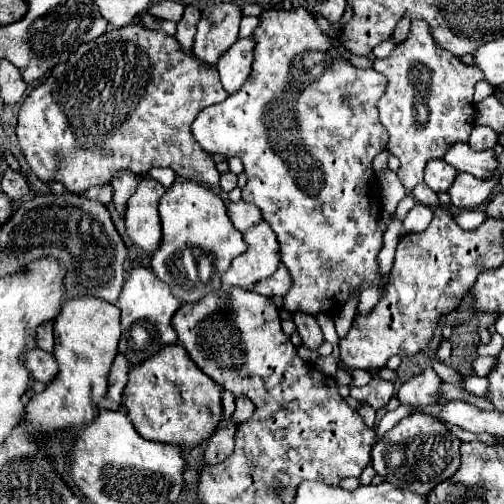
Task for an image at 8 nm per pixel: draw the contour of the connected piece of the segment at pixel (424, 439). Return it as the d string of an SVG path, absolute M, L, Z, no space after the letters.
M411 414L395 424L385 440L375 444L371 452L371 462L377 474L397 488L411 490L427 496L437 484L451 478L459 468L459 446L461 440L447 430L443 422L427 414Z

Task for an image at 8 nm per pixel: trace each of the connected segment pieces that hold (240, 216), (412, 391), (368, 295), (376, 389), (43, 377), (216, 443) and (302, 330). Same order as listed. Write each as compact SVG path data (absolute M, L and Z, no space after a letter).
M245 200L229 202L227 204L227 214L229 214L233 226L237 230L241 230L241 232L251 228L253 224L257 224L261 220L261 210L257 206L253 206L253 204L245 202Z
M427 368L425 372L413 376L413 380L407 380L399 392L397 398L401 404L411 406L425 406L425 404L439 404L441 402L441 384L443 380L437 376L433 368Z
M365 286L365 288L363 288L363 292L361 292L361 296L359 296L357 316L367 316L367 314L375 308L375 304L379 302L381 292L383 292L383 290L379 290L377 286Z
M373 378L367 386L351 386L351 396L369 404L375 410L381 410L387 406L387 402L393 396L393 382L389 380L381 380L381 378Z
M33 348L27 352L27 368L31 376L43 384L49 384L57 374L57 362L49 352Z
M231 418L227 420L221 420L221 426L209 440L207 444L207 450L205 450L205 466L209 464L219 464L223 460L227 460L233 450L235 450L235 444L233 444L233 434L235 434L235 426L231 424Z
M293 314L293 322L297 326L297 332L303 340L303 346L309 350L317 350L325 340L323 334L319 330L319 324L315 320L315 316L307 316L307 314Z

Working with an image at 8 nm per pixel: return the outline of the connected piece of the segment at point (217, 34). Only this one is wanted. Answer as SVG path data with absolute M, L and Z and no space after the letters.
M215 2L215 6L203 4L193 54L207 64L217 64L219 56L239 38L241 18L243 10L233 2Z

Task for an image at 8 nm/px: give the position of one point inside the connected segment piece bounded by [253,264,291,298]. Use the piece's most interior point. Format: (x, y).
(277, 285)

